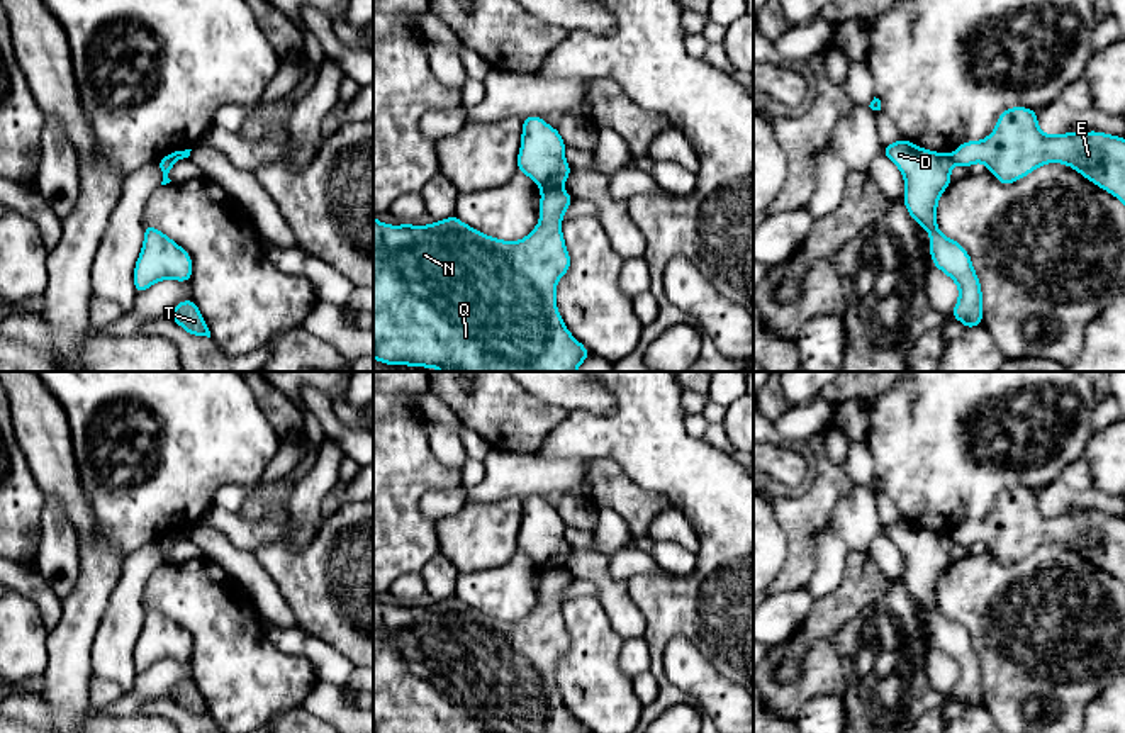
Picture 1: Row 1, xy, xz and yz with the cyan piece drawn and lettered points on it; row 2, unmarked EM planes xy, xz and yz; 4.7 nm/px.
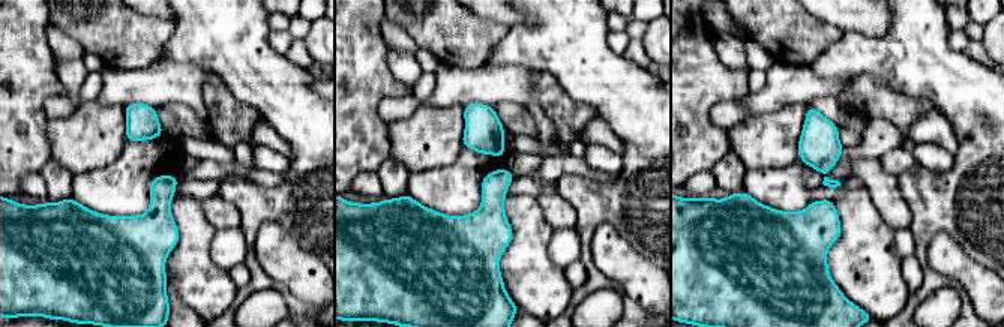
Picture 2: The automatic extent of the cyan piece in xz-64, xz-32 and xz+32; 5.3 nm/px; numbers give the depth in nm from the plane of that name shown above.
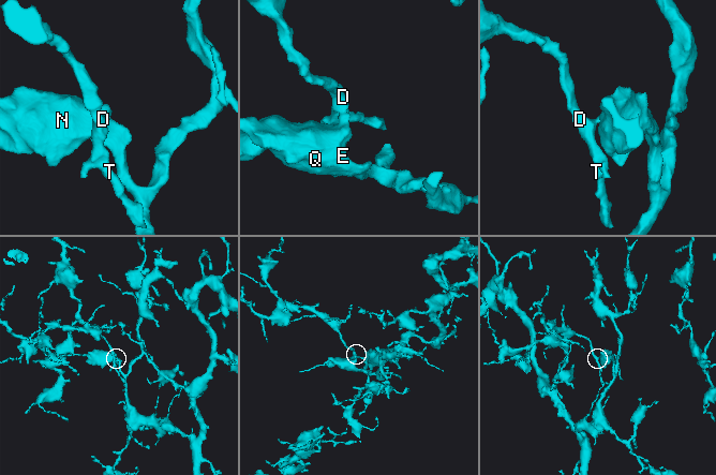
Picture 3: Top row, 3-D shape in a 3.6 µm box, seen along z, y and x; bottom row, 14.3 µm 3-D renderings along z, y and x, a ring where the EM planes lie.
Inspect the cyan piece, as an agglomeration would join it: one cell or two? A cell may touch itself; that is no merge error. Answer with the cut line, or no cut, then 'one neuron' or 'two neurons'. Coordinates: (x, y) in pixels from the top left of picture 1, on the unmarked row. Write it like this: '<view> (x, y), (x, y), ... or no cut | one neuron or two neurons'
xz (559, 567), (542, 574) | two neurons

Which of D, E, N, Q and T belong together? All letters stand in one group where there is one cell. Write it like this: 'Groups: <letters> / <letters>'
Groups: D T / E N Q

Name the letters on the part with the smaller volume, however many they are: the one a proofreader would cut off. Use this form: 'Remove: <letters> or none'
Remove: D, T

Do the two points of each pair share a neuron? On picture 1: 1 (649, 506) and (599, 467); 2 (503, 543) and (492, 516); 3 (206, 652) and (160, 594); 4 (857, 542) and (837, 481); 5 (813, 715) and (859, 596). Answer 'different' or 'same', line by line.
1: same
2: same
3: same
4: different
5: different

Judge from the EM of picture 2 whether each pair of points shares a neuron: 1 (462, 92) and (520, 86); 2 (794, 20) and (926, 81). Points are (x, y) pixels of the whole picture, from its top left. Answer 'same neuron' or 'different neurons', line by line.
1: same neuron
2: different neurons

